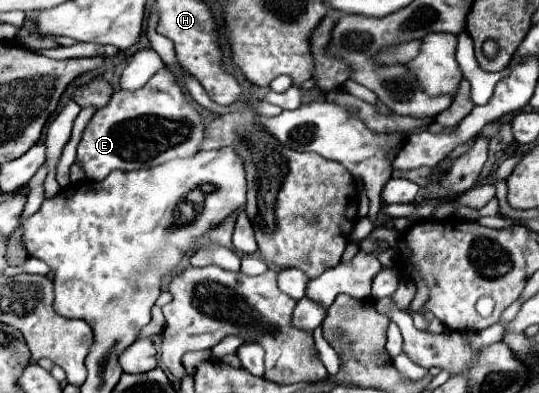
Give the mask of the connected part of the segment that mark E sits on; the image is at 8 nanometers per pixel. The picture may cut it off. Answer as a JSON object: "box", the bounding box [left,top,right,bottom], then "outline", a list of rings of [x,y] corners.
{"box":[78,69,204,181],"outline":[[[160,69],[146,87],[138,91],[116,91],[110,103],[96,111],[82,133],[78,161],[88,179],[102,181],[114,169],[132,171],[156,167],[160,163],[192,157],[200,151],[204,139],[202,113],[186,97],[170,69]]]}

